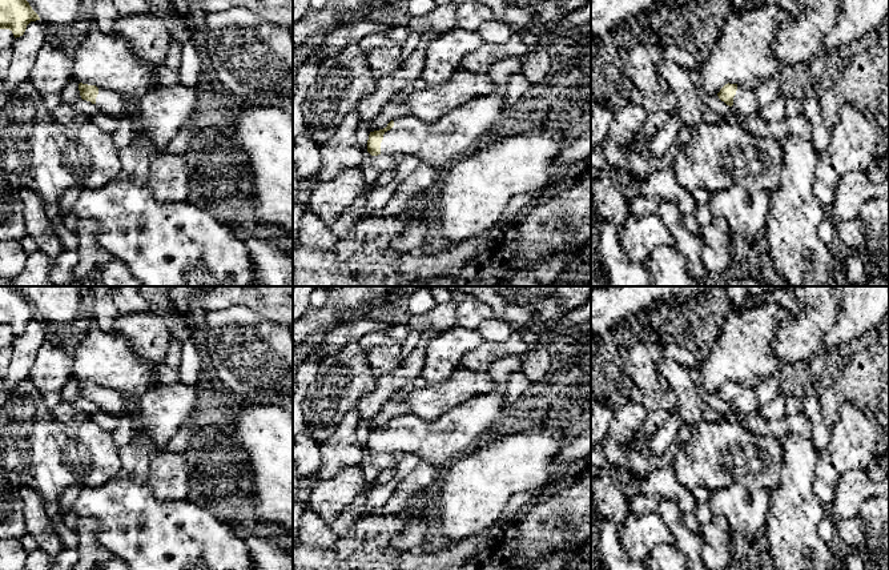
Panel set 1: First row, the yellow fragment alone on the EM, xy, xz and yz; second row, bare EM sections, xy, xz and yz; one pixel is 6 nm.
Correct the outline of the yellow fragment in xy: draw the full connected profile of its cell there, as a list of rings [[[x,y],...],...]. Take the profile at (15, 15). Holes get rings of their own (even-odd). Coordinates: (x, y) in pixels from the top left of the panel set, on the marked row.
[[[0,0],[0,29],[9,29],[15,39],[24,35],[31,21],[40,20],[27,0]]]

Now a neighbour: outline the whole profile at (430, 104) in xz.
[[[459,68],[447,81],[414,91],[401,101],[407,107],[411,116],[426,124],[433,124],[452,109],[492,91],[494,84],[486,75],[476,75]]]

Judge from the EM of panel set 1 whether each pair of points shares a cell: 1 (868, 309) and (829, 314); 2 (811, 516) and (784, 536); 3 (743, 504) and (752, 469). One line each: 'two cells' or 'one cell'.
1: two cells
2: one cell
3: two cells

